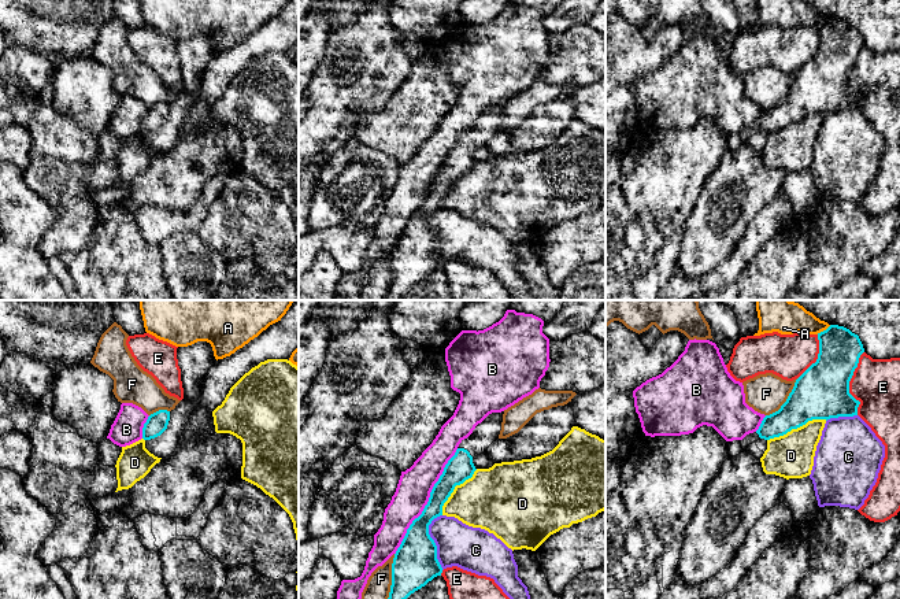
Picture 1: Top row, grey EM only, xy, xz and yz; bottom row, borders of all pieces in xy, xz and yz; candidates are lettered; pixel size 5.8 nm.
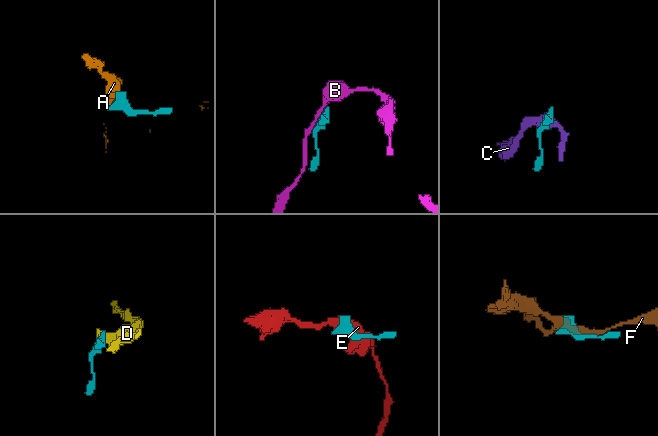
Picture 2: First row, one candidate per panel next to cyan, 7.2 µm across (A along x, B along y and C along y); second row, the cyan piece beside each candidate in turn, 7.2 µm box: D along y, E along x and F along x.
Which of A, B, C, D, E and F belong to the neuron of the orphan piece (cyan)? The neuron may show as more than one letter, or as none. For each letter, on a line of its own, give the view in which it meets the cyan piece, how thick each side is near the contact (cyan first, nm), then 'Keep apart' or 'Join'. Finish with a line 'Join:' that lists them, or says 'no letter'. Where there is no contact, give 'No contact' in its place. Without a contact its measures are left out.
A: Touches cyan in yz. Thickness 240 nm (cyan) against 160 nm. Keep apart
B: Touches cyan in xz. Thickness 170 nm (cyan) against 200 nm. Keep apart
C: Touches cyan in xz. Thickness 260 nm (cyan) against 260 nm. Keep apart
D: Touches cyan in yz. Thickness 300 nm (cyan) against 260 nm. Keep apart
E: Touches cyan in yz. Thickness 320 nm (cyan) against 280 nm. Keep apart
F: Touches cyan in xz. Thickness 260 nm (cyan) against 150 nm. Keep apart
Join: no letter

